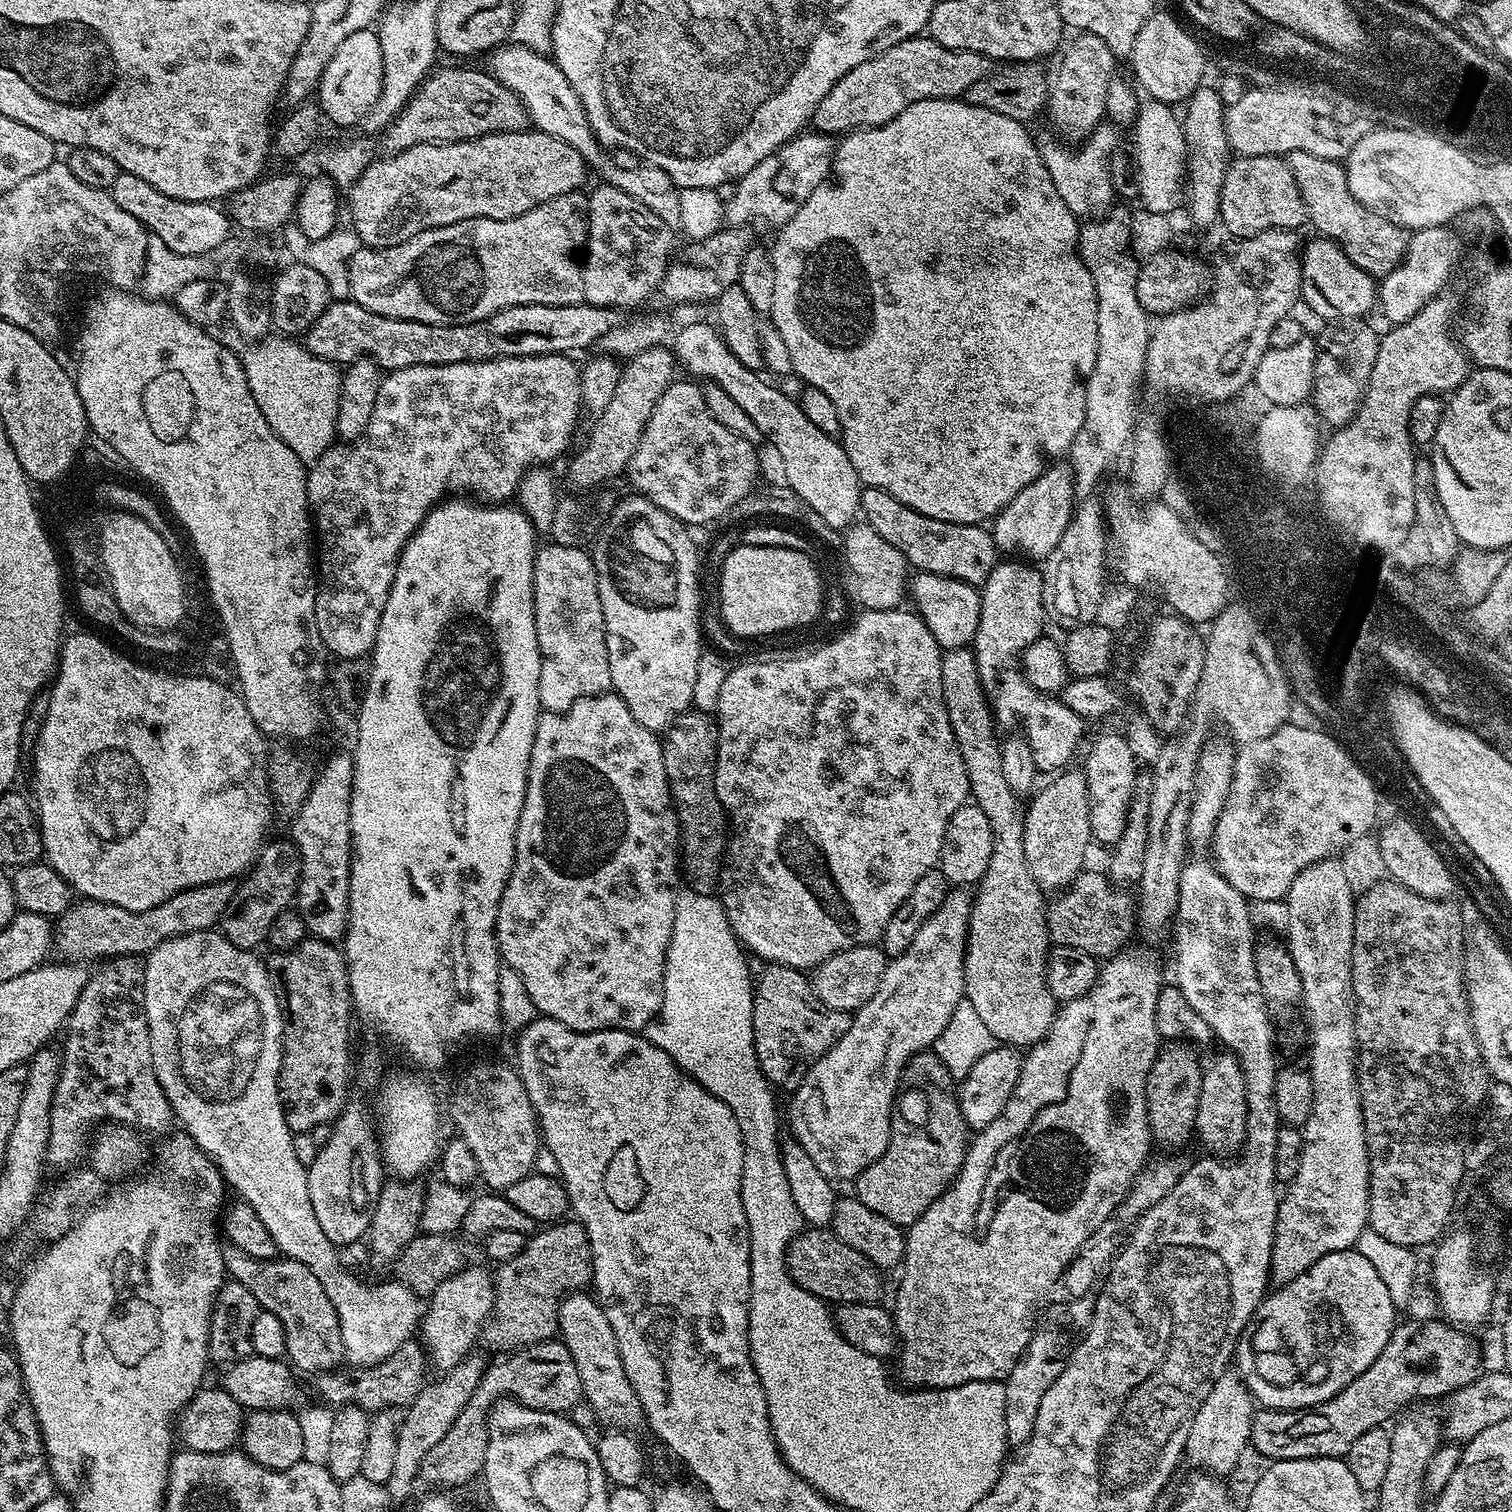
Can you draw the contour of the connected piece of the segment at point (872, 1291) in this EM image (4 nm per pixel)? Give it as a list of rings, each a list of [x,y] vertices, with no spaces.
[[[827,1227],[801,1231],[788,1243],[788,1273],[794,1283],[802,1290],[814,1294],[832,1306],[852,1303],[881,1303],[881,1269],[871,1264],[865,1256],[858,1254],[846,1242],[842,1242],[836,1233]]]

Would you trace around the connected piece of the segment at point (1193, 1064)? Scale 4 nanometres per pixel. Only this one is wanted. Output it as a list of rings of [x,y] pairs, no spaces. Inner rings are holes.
[[[1172,1042],[1161,1047],[1156,1053],[1154,1066],[1150,1066],[1150,1074],[1146,1074],[1146,1110],[1148,1111],[1148,1129],[1152,1131],[1152,1139],[1164,1148],[1180,1148],[1188,1139],[1193,1139],[1198,1114],[1198,1102],[1202,1094],[1202,1060],[1196,1057],[1191,1043]]]

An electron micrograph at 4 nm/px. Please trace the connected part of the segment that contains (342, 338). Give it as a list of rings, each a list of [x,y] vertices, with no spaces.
[[[352,299],[331,301],[326,311],[321,314],[304,335],[304,345],[316,357],[330,361],[338,366],[346,366],[360,357],[371,358],[384,369],[405,369],[406,366],[434,366],[435,364],[453,364],[454,362],[470,362],[471,360],[493,360],[499,356],[541,356],[551,352],[561,354],[577,354],[583,348],[599,345],[600,339],[610,330],[614,330],[622,322],[622,316],[615,308],[594,306],[590,303],[574,306],[542,306],[527,304],[526,306],[510,306],[498,314],[478,322],[465,324],[427,324],[413,320],[386,318],[385,315],[374,314]]]

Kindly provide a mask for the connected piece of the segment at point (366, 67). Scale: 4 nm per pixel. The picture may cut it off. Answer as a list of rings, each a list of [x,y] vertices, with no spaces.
[[[375,31],[350,34],[342,46],[330,58],[330,66],[320,79],[318,103],[324,109],[324,115],[336,124],[356,124],[363,121],[364,116],[380,97],[380,37]]]

